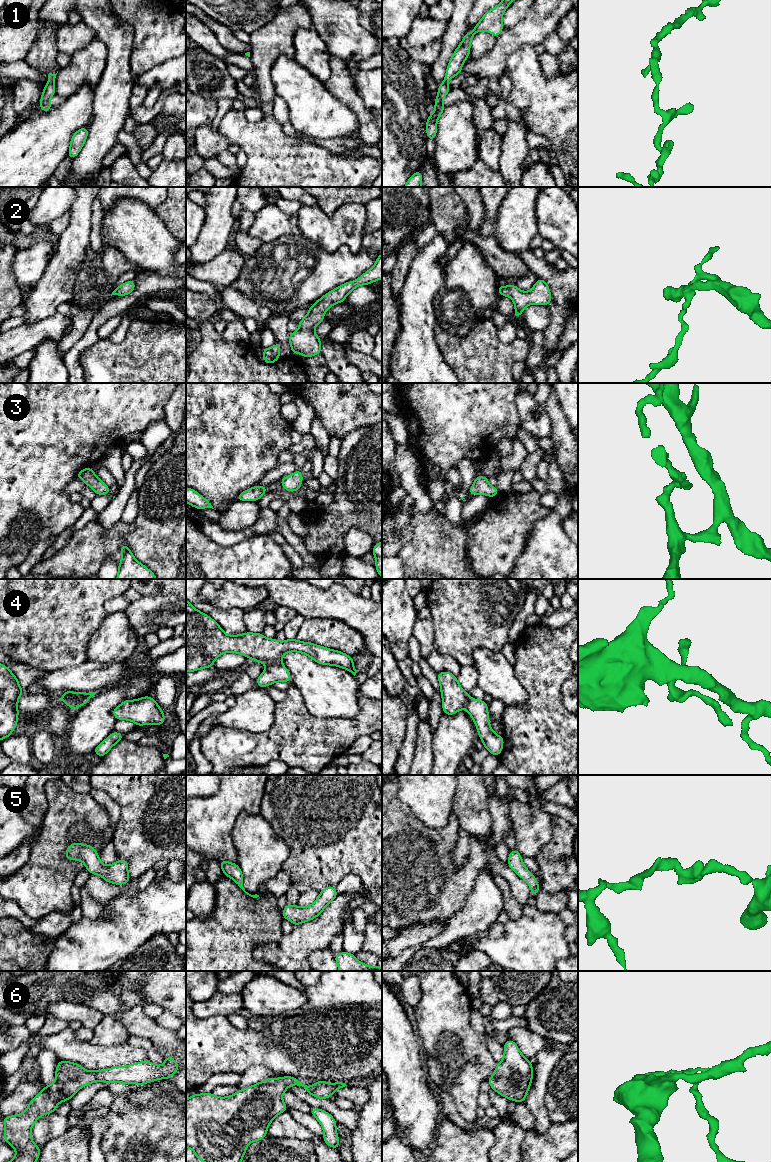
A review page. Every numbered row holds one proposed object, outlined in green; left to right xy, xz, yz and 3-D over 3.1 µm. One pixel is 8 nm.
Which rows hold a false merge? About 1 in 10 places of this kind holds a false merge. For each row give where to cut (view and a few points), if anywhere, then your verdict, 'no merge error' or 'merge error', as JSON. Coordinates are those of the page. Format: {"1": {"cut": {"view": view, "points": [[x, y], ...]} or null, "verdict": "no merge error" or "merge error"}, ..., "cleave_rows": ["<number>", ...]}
{"1": {"cut": null, "verdict": "no merge error"}, "2": {"cut": null, "verdict": "no merge error"}, "3": {"cut": null, "verdict": "no merge error"}, "4": {"cut": {"view": "xz", "points": [[280, 663], [269, 663], [267, 665]]}, "verdict": "merge error"}, "5": {"cut": null, "verdict": "no merge error"}, "6": {"cut": null, "verdict": "no merge error"}, "cleave_rows": ["4"]}

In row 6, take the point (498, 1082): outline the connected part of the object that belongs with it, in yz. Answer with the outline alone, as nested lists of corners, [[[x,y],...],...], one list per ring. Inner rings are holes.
[[[508,1038],[504,1046],[504,1057],[497,1063],[494,1074],[487,1080],[491,1089],[516,1103],[525,1102],[533,1078],[531,1060],[526,1059],[517,1044]]]

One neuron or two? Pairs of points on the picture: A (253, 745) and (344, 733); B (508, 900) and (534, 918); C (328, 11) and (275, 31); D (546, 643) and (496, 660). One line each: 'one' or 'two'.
A: one
B: two
C: two
D: two

